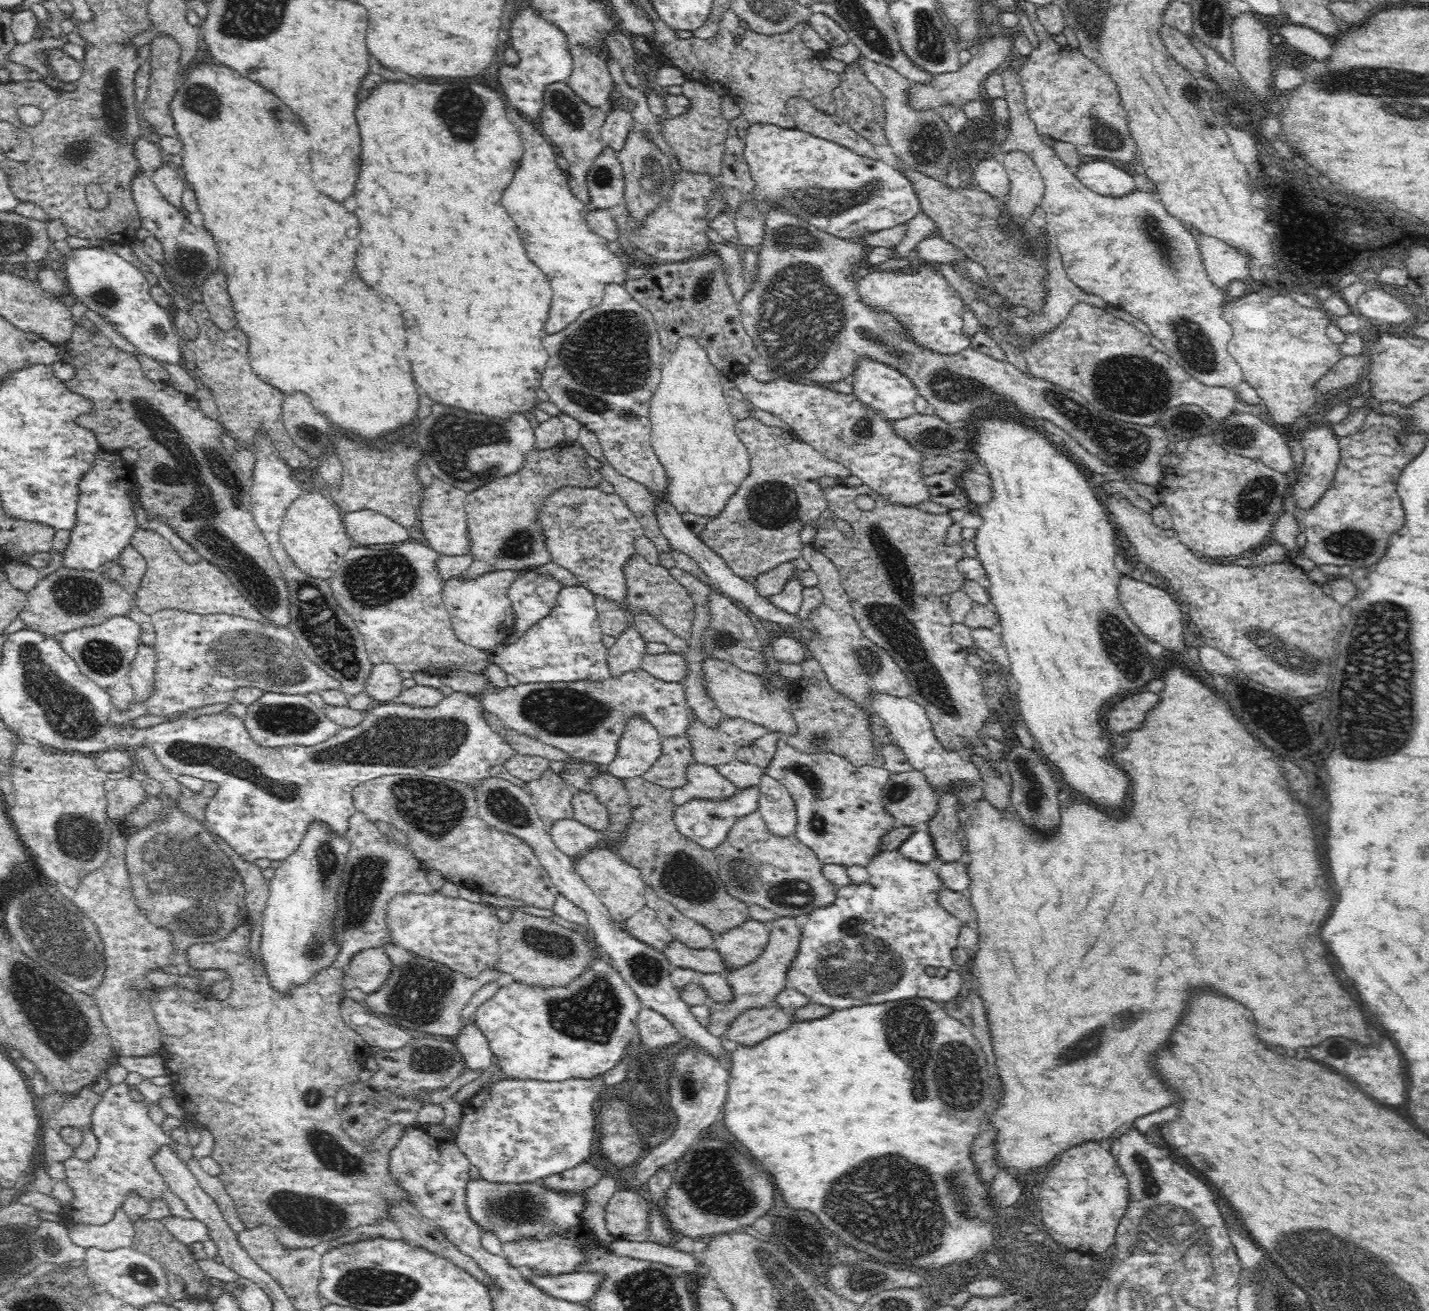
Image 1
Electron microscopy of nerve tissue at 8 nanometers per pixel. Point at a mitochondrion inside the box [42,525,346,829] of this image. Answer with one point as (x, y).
(240, 654)

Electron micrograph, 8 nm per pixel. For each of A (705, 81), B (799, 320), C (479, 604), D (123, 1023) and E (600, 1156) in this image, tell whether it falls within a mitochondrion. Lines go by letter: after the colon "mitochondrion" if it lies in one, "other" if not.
A: other
B: mitochondrion
C: other
D: other
E: other

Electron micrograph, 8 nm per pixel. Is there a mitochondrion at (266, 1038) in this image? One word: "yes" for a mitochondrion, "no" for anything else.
no

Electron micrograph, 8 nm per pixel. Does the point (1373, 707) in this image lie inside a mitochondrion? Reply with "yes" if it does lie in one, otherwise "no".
yes

